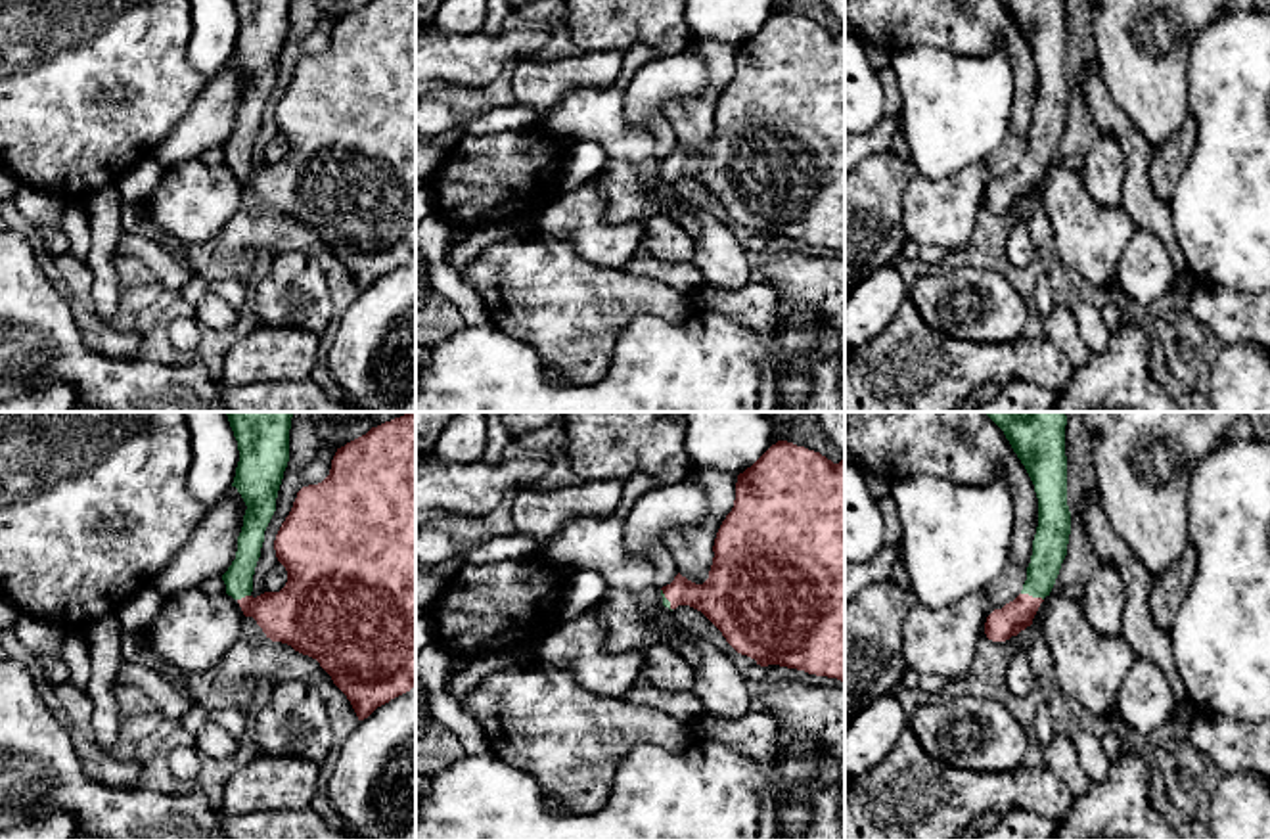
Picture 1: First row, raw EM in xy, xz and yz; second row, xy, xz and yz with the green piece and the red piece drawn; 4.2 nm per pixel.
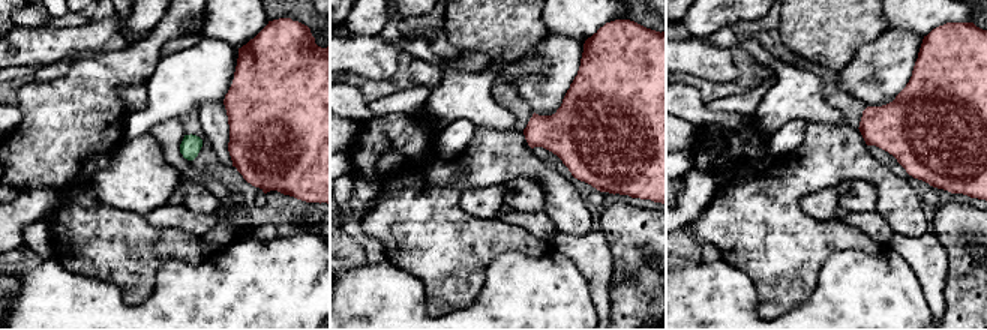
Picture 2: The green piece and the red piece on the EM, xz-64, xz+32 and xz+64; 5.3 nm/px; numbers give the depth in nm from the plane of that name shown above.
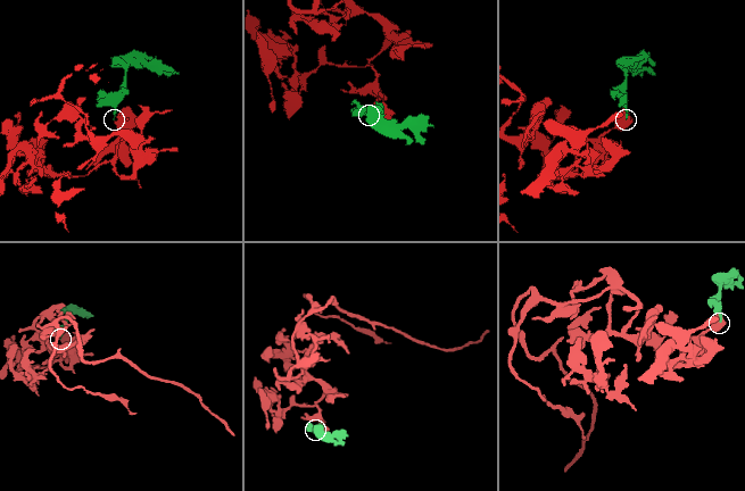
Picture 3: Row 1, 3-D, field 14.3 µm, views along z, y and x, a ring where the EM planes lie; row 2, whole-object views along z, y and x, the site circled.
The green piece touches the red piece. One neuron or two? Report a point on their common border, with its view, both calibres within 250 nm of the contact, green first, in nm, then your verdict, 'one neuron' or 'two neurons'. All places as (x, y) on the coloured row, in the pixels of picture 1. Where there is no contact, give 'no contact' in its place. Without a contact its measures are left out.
contact yz (1033, 596); calibres 140 and 130 nm; one neuron

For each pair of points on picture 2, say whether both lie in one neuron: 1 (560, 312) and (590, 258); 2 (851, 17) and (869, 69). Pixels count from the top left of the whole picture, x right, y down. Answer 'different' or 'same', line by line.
1: different
2: different

